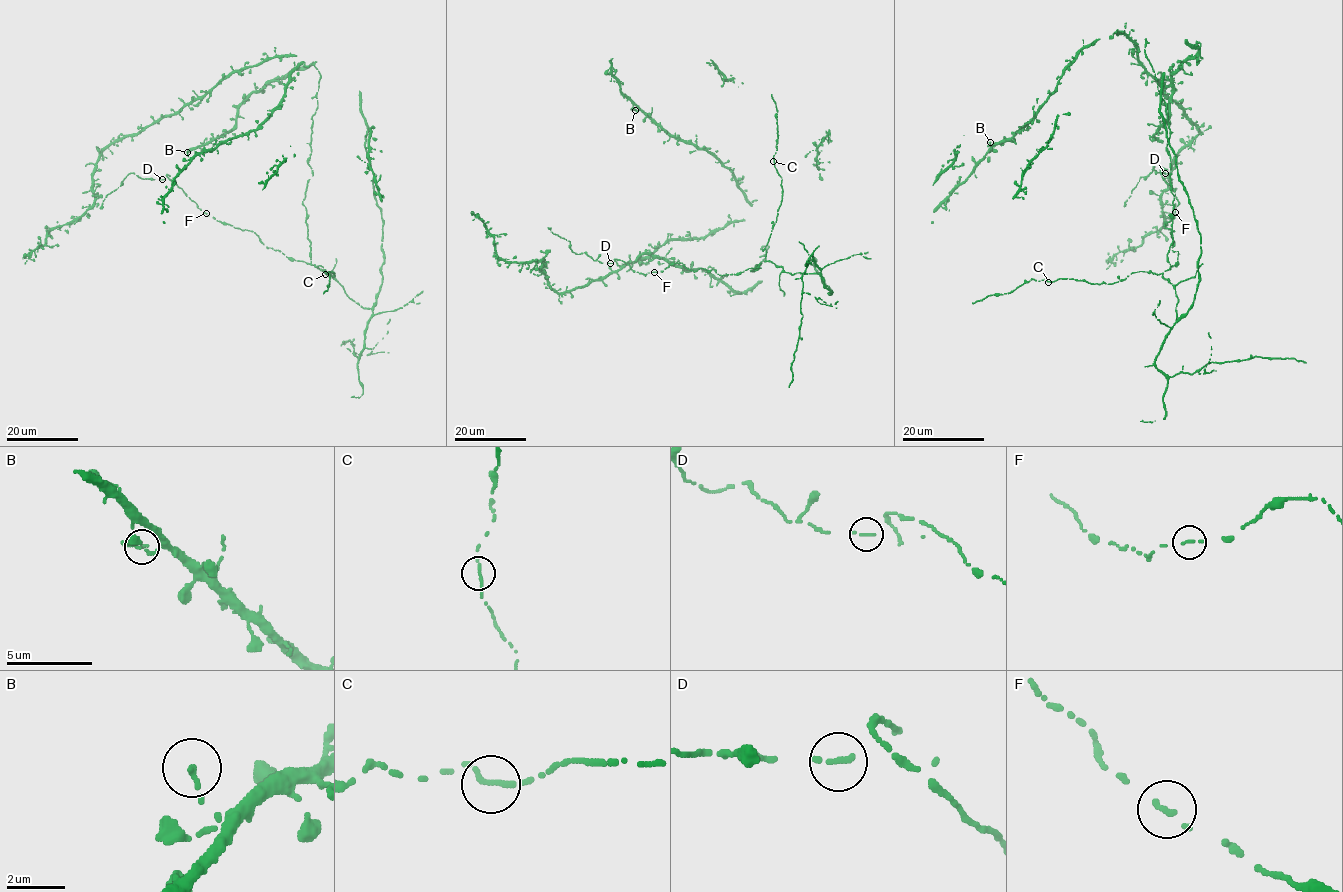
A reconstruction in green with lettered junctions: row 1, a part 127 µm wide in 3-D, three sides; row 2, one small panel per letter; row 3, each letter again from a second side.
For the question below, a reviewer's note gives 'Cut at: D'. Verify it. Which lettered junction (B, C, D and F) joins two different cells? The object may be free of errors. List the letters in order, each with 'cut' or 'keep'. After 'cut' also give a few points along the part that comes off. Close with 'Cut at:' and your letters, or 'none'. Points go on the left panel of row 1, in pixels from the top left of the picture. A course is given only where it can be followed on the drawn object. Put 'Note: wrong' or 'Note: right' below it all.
B: keep
C: keep
D: cut; foreign part runs (162, 180), (145, 179), (130, 173), (120, 186), (107, 194), (100, 209)
F: keep
Cut at: D
Note: right

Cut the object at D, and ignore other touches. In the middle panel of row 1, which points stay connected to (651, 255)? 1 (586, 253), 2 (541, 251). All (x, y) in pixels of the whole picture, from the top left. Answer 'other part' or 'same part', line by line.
1: other part
2: same part

